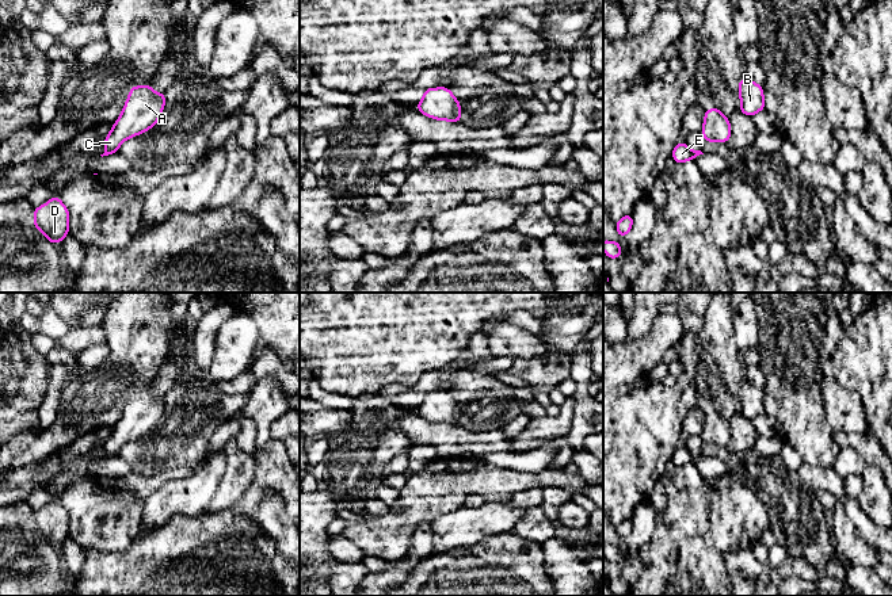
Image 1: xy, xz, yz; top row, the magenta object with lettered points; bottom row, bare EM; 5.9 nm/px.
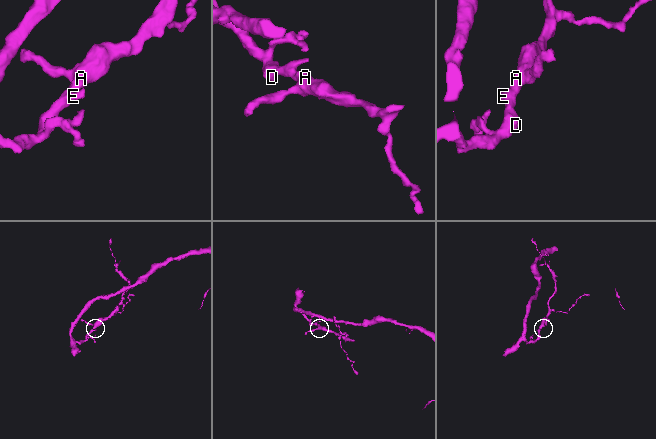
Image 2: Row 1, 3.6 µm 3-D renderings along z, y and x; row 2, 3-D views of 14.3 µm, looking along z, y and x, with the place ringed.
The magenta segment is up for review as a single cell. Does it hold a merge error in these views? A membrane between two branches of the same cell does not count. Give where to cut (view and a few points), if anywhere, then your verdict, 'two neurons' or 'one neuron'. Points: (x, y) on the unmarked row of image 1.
no cut | one neuron

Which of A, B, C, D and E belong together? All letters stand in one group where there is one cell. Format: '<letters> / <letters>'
A B C D E

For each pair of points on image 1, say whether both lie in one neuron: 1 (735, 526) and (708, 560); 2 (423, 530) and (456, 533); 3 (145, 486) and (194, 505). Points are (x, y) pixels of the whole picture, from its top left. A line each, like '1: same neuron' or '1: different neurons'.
1: different neurons
2: different neurons
3: different neurons

